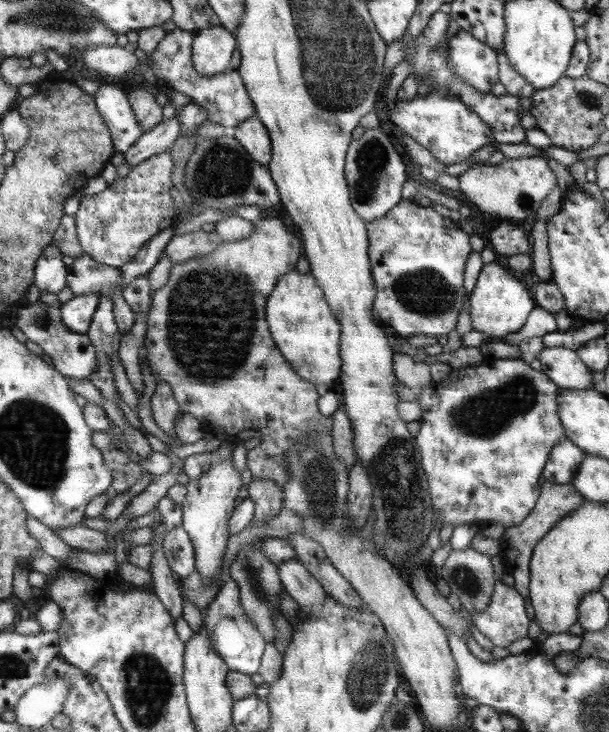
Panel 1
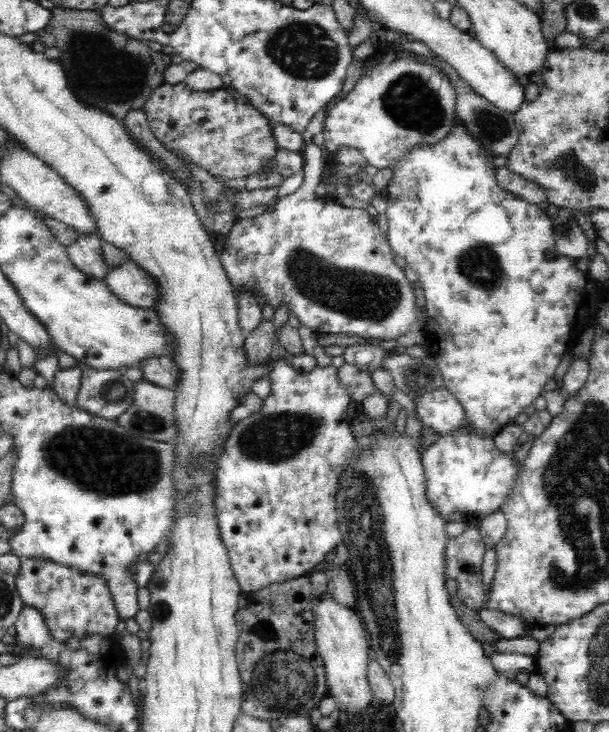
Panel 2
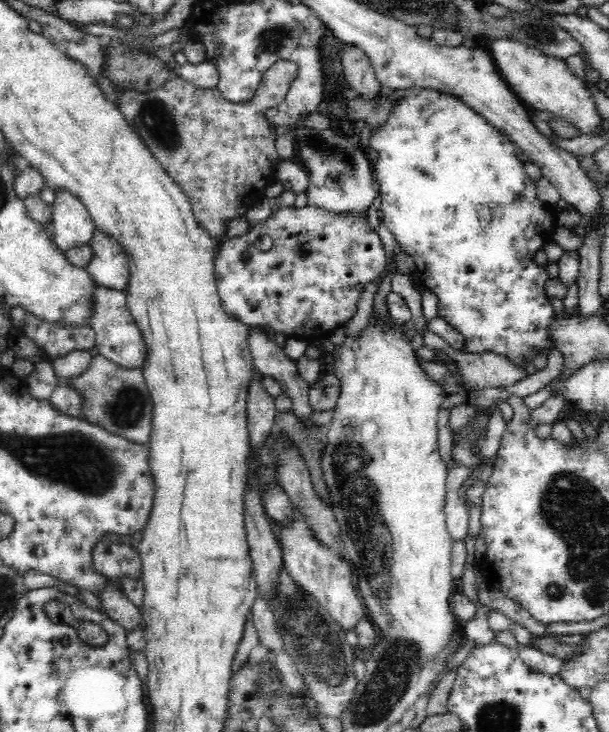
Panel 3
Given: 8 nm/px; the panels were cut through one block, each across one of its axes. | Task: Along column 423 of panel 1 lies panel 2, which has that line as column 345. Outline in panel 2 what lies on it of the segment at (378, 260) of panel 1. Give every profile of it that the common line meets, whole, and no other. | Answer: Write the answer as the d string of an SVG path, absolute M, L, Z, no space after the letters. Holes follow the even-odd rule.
M325 108L316 112L314 118L311 118L306 130L303 132L304 148L302 153L304 155L304 178L300 187L293 193L282 197L282 200L276 204L276 212L274 214L262 213L262 216L250 217L250 220L241 220L239 223L234 223L230 240L226 242L224 254L220 255L221 263L224 264L224 270L227 277L230 279L235 292L238 289L254 289L254 293L260 294L260 298L268 300L273 307L278 308L280 302L288 303L292 312L300 318L300 324L306 324L310 328L314 328L316 332L326 332L326 334L352 334L357 335L363 339L377 338L382 341L397 339L402 335L408 334L418 325L419 312L416 309L415 296L413 290L413 283L406 277L402 267L396 265L393 259L393 251L389 247L387 238L380 234L377 221L375 217L368 216L366 209L362 208L322 208L324 200L322 197L316 196L314 190L319 184L319 175L324 168L324 152L312 143L312 135L322 130L324 117L326 112Z

